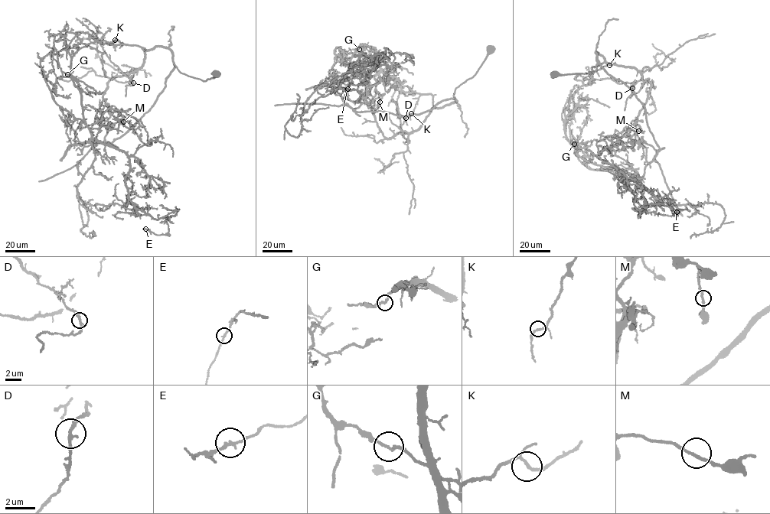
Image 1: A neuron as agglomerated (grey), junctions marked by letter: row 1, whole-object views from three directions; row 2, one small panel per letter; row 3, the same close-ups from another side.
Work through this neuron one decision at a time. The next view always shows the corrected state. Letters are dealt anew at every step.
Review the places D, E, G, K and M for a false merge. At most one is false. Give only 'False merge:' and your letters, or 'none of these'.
False merge: G

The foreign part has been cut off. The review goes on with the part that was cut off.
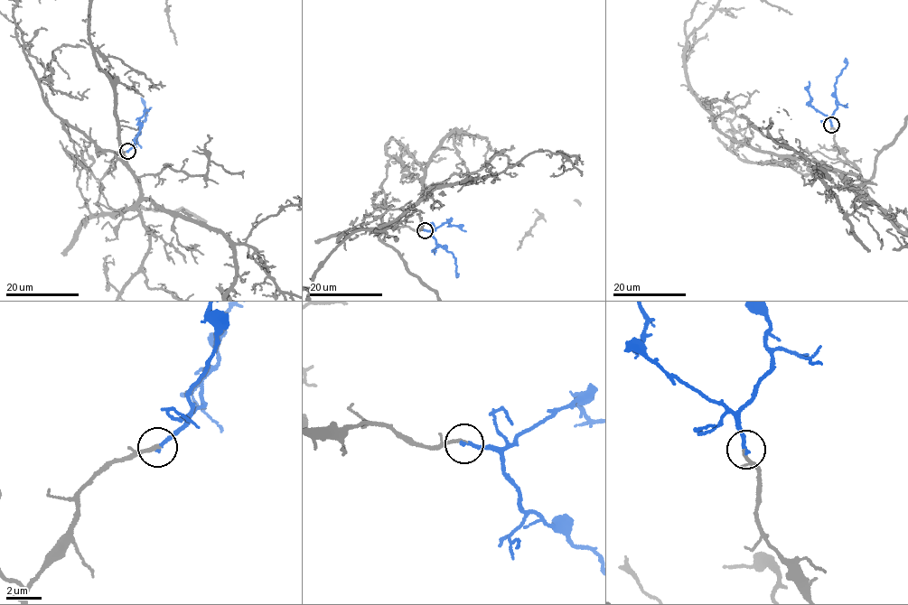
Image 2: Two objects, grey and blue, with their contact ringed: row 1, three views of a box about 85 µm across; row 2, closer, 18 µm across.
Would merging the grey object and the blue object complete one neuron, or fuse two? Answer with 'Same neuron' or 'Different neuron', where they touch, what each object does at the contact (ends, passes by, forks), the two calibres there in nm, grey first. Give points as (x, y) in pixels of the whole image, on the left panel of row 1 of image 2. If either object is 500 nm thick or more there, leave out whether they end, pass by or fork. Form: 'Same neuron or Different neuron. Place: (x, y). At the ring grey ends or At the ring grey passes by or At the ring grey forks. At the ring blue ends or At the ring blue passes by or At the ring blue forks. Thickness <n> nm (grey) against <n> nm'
Same neuron. Place: (127, 151). At the ring grey ends. At the ring blue ends. Thickness 240 nm (grey) against 240 nm

